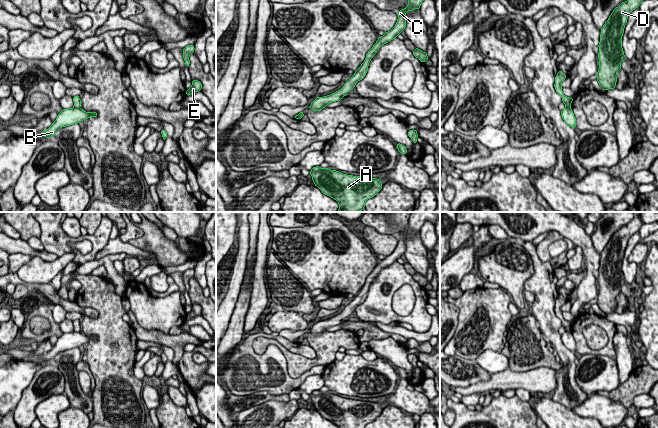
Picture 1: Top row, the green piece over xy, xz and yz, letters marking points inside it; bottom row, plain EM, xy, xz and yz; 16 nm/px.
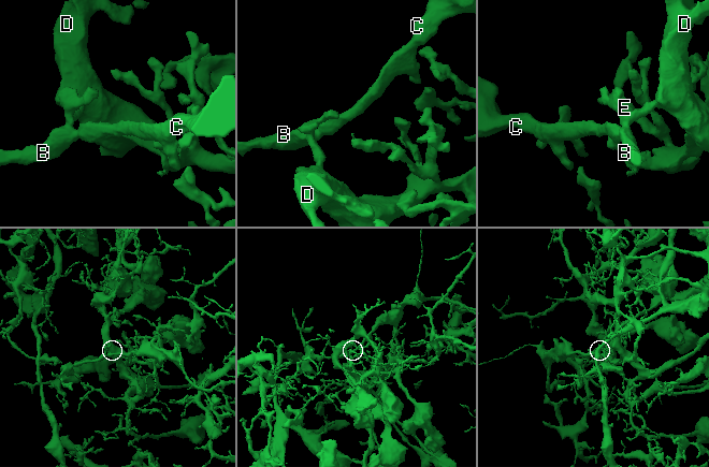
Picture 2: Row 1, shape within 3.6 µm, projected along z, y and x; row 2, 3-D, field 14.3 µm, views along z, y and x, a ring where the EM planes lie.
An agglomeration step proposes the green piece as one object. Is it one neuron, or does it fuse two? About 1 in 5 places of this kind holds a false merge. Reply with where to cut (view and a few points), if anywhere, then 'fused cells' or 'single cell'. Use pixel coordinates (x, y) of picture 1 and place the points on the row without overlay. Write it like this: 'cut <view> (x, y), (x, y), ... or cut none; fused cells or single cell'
cut xy (74, 330), (79, 332); fused cells

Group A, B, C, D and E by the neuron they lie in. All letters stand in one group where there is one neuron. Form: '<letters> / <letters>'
A D E / B C

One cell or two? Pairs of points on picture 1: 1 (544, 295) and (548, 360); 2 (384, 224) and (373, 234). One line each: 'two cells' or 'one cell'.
1: two cells
2: two cells

